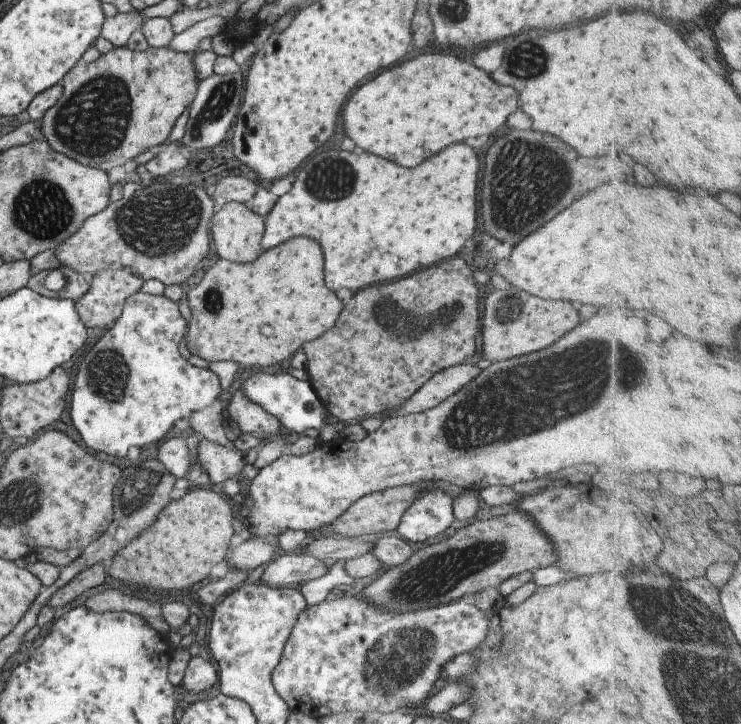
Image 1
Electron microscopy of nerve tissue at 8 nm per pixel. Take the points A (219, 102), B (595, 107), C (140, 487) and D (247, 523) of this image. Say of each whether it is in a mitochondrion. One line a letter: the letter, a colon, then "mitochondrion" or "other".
A: mitochondrion
B: other
C: mitochondrion
D: other

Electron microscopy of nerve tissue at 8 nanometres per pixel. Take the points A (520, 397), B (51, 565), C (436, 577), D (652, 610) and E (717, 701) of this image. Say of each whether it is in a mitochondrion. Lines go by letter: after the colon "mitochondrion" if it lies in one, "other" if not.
A: mitochondrion
B: other
C: mitochondrion
D: mitochondrion
E: mitochondrion

